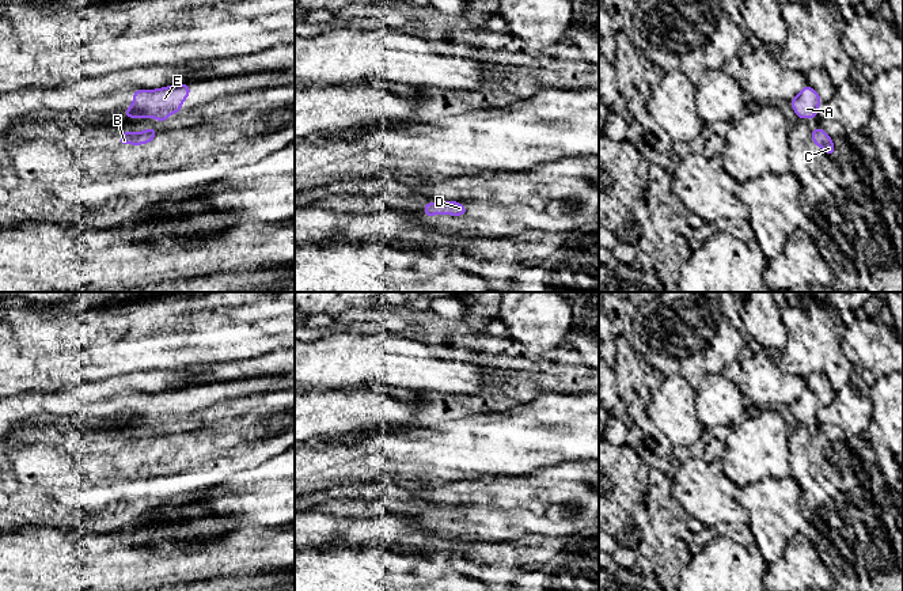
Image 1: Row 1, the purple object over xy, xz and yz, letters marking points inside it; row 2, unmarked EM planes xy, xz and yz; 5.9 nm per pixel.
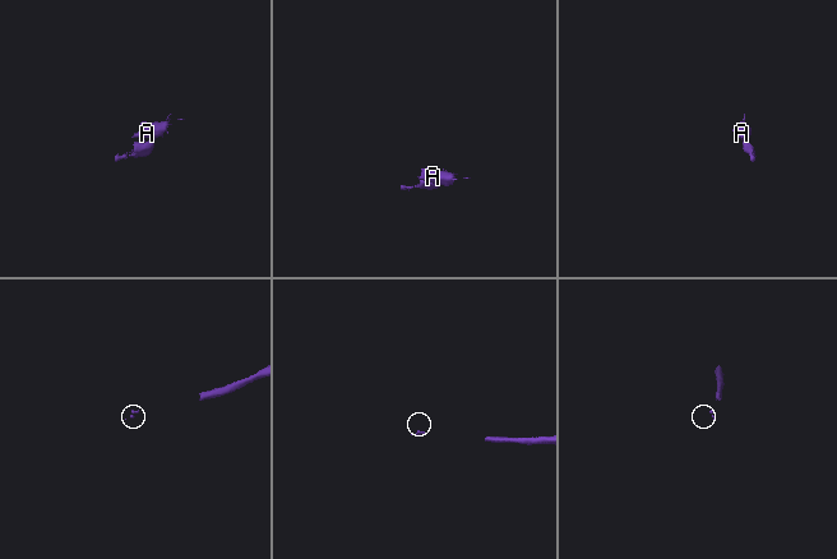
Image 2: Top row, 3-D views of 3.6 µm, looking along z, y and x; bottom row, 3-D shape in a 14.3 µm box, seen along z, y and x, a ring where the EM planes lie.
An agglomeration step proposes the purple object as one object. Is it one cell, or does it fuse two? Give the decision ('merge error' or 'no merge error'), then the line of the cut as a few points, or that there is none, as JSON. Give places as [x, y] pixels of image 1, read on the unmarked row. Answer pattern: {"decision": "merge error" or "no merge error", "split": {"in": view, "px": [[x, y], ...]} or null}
{"decision": "merge error", "split": {"in": "yz", "px": [[815, 434], [811, 436]]}}

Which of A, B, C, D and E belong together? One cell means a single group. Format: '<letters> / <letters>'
A E / B C D

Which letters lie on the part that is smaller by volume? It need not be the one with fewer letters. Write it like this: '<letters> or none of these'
B, C, D

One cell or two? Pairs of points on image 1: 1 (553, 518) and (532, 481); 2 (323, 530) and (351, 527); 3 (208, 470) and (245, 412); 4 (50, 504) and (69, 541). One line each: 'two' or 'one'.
1: one
2: one
3: one
4: two

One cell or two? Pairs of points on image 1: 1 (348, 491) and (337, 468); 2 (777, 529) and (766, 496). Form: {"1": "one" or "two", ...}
{"1": "two", "2": "one"}

